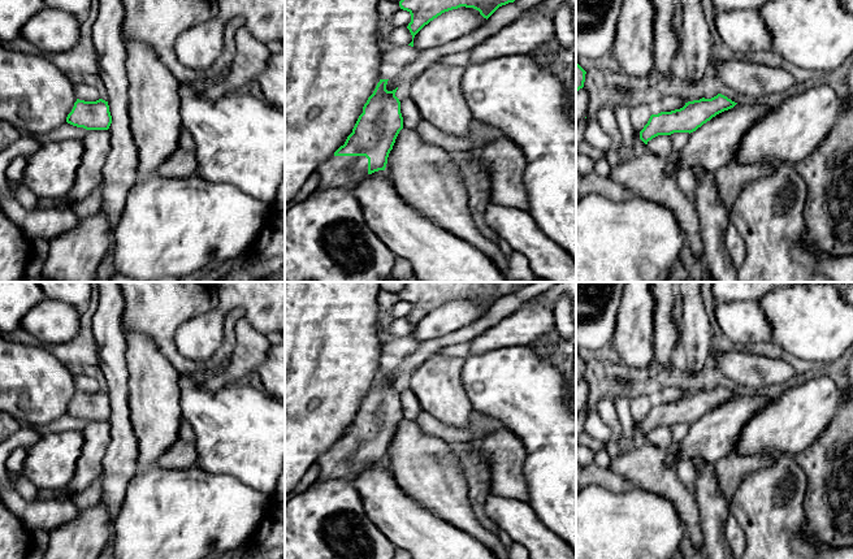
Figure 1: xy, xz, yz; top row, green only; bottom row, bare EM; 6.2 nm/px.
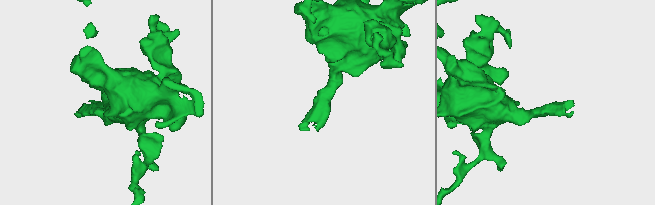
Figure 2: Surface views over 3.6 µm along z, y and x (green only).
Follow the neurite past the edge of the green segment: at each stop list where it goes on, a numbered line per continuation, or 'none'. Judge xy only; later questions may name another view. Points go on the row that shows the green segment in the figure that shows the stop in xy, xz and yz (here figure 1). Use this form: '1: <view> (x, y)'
none

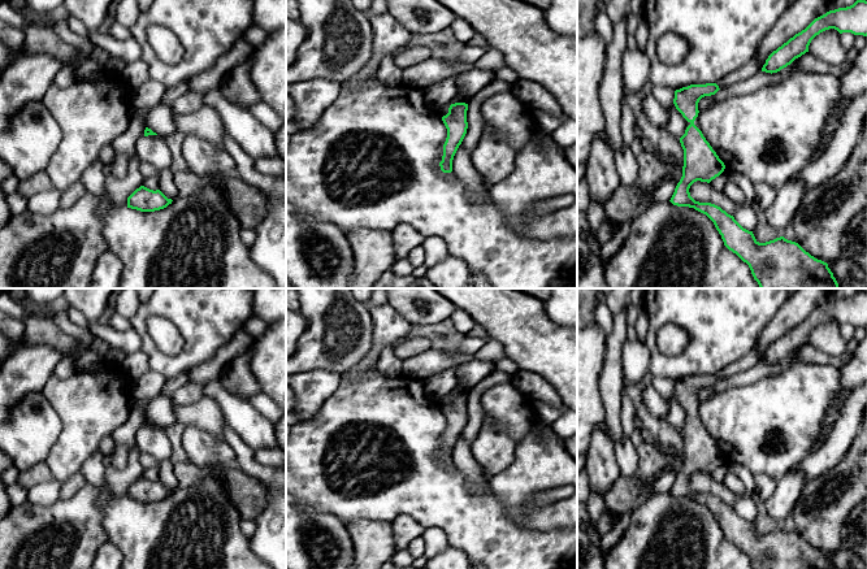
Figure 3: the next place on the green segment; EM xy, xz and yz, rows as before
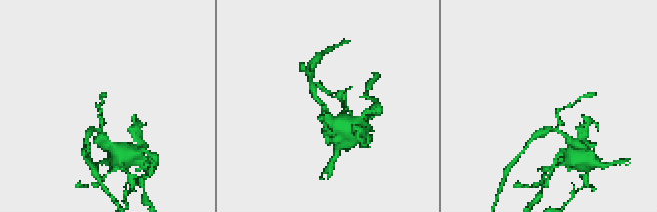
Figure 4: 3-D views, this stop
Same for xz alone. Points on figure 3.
none

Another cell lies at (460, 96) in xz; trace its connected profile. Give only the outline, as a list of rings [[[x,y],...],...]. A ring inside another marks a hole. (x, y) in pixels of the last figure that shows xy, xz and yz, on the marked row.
[[[458,90],[455,97],[448,104],[442,105],[437,110],[437,113],[442,118],[443,116],[446,116],[448,113],[448,108],[450,108],[451,104],[455,104],[455,103],[465,103],[465,104],[468,104],[469,99],[471,99],[471,96],[467,92],[464,92],[463,90]]]

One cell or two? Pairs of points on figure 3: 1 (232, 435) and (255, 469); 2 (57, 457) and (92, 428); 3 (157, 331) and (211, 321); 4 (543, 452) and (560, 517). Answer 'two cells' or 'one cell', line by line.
1: one cell
2: one cell
3: two cells
4: one cell

